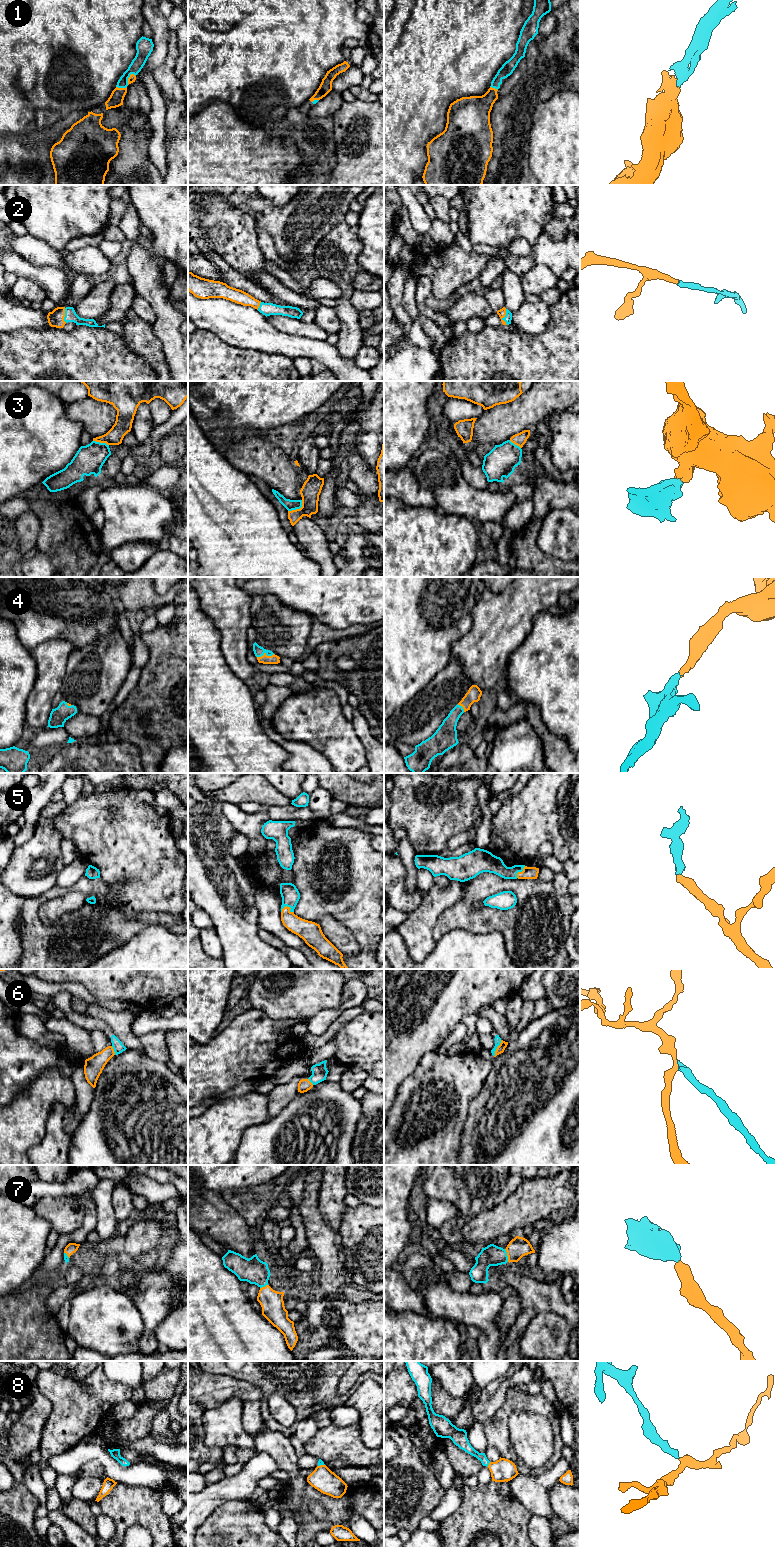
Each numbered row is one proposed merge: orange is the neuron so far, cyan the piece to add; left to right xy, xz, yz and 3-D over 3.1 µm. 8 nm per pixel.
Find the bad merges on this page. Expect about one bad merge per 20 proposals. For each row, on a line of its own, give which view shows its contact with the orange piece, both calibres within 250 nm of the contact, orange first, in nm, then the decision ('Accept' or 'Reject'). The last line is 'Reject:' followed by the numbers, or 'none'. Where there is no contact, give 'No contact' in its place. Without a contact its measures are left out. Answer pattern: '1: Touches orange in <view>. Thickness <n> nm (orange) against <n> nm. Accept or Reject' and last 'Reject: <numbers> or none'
1: Touches orange in xy. Thickness 60 nm (orange) against 110 nm. Accept
2: Touches orange in yz. Thickness 60 nm (orange) against 60 nm. Accept
3: Touches orange in xz. Thickness 160 nm (orange) against 90 nm. Reject
4: Touches orange in xz. Thickness 80 nm (orange) against 90 nm. Accept
5: Touches orange in xz. Thickness 160 nm (orange) against 150 nm. Accept
6: Touches orange in yz. Thickness 70 nm (orange) against 50 nm. Reject
7: Touches orange in yz. Thickness 160 nm (orange) against 170 nm. Accept
8: Touches orange in yz. Thickness 180 nm (orange) against 80 nm. Accept
Reject: 3, 6

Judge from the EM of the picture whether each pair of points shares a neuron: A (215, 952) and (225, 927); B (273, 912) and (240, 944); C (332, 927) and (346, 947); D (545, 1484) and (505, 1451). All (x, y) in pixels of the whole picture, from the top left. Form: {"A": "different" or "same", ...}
{"A": "different", "B": "different", "C": "same", "D": "different"}

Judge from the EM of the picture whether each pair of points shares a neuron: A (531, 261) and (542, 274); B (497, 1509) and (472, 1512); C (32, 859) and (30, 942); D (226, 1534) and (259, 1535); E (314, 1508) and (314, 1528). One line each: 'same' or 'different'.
A: different
B: same
C: different
D: same
E: different

